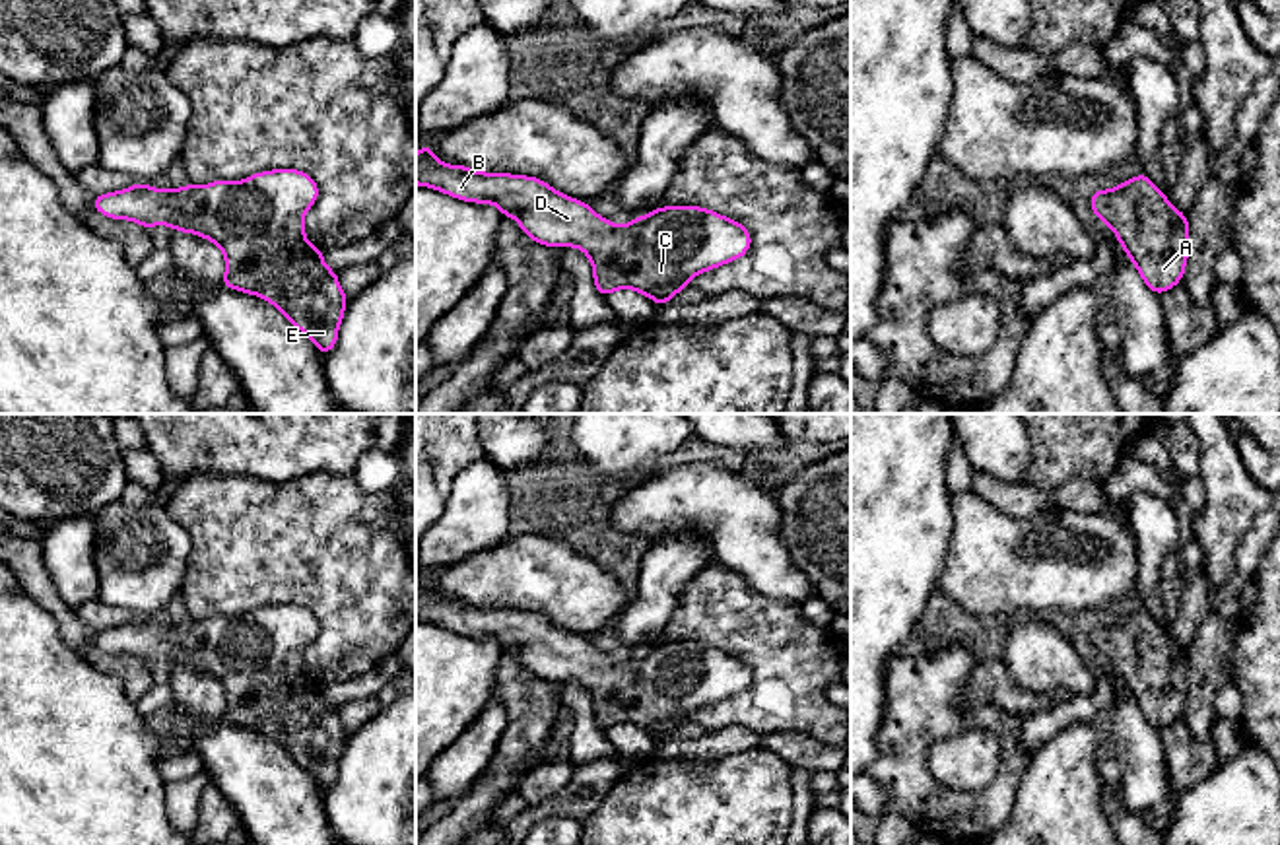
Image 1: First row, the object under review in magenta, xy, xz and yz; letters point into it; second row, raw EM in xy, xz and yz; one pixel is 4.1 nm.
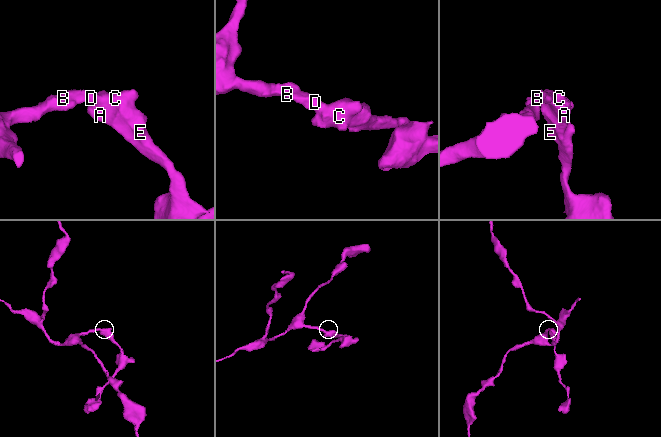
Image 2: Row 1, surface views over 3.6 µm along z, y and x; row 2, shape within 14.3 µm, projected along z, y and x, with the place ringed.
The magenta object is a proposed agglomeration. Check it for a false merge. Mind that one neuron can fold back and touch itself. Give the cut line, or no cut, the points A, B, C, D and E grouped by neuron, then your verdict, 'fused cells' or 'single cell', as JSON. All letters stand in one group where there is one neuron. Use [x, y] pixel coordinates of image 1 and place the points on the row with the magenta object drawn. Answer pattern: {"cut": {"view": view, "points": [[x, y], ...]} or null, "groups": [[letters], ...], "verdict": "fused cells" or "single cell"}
{"cut": null, "groups": [["A", "B", "C", "D", "E"]], "verdict": "single cell"}

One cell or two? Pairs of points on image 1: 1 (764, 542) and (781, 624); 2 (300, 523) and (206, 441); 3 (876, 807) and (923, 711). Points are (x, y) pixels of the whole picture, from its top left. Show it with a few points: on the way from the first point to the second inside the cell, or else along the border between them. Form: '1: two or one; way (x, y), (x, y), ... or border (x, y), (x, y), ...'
1: two; border (737, 574), (758, 593), (797, 605)
2: two; border (197, 474), (251, 474), (267, 480), (288, 480)
3: two; border (871, 777), (886, 791), (888, 809)

